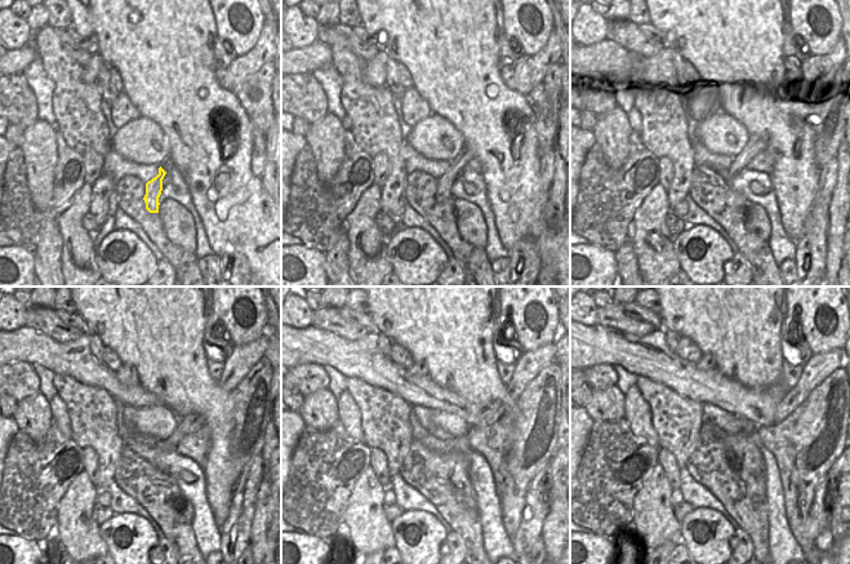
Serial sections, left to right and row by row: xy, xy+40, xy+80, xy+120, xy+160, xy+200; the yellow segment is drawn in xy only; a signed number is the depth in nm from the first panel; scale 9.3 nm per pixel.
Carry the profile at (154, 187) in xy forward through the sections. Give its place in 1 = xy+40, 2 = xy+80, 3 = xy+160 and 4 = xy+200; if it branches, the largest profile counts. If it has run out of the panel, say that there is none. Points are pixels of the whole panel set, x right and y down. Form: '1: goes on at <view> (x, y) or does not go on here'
1: goes on at xy+40 (444, 183)
2: goes on at xy+80 (757, 143)
3: goes on at xy+160 (490, 414)
4: goes on at xy+200 (819, 367)

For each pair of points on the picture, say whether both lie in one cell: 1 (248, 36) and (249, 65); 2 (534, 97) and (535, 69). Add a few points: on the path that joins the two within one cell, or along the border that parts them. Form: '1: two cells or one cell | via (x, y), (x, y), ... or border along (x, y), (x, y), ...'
1: two cells | border along (263, 23), (257, 43), (248, 52), (236, 57)
2: two cells | border along (541, 81), (525, 96)

